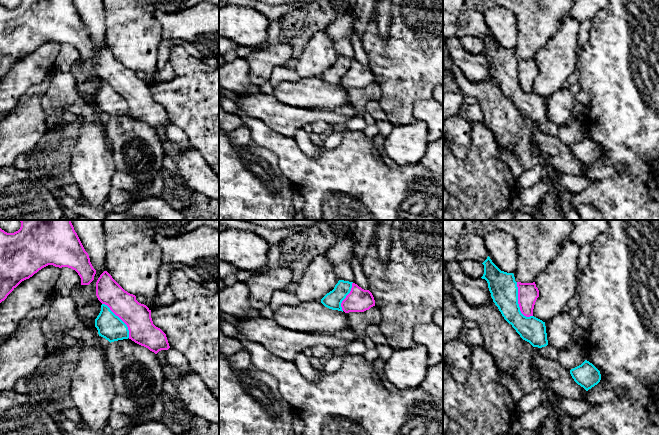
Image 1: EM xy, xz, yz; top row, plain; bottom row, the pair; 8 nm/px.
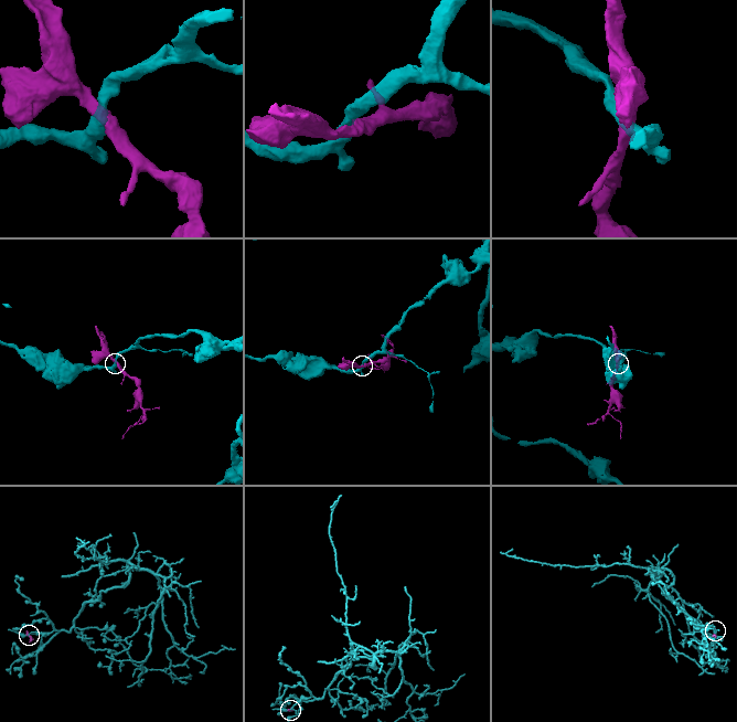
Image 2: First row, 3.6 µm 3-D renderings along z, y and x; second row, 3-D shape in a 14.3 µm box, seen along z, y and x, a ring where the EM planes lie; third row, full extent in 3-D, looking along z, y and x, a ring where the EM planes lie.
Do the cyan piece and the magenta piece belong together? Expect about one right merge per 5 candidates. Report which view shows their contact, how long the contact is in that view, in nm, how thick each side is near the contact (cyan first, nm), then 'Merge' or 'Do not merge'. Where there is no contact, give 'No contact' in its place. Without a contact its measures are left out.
Touches cyan in yz. Shared border 300 nm. Thickness 220 nm (cyan) against 160 nm. Do not merge

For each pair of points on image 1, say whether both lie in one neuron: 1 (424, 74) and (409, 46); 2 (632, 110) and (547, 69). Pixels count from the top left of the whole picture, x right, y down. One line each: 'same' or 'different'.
1: same
2: different

